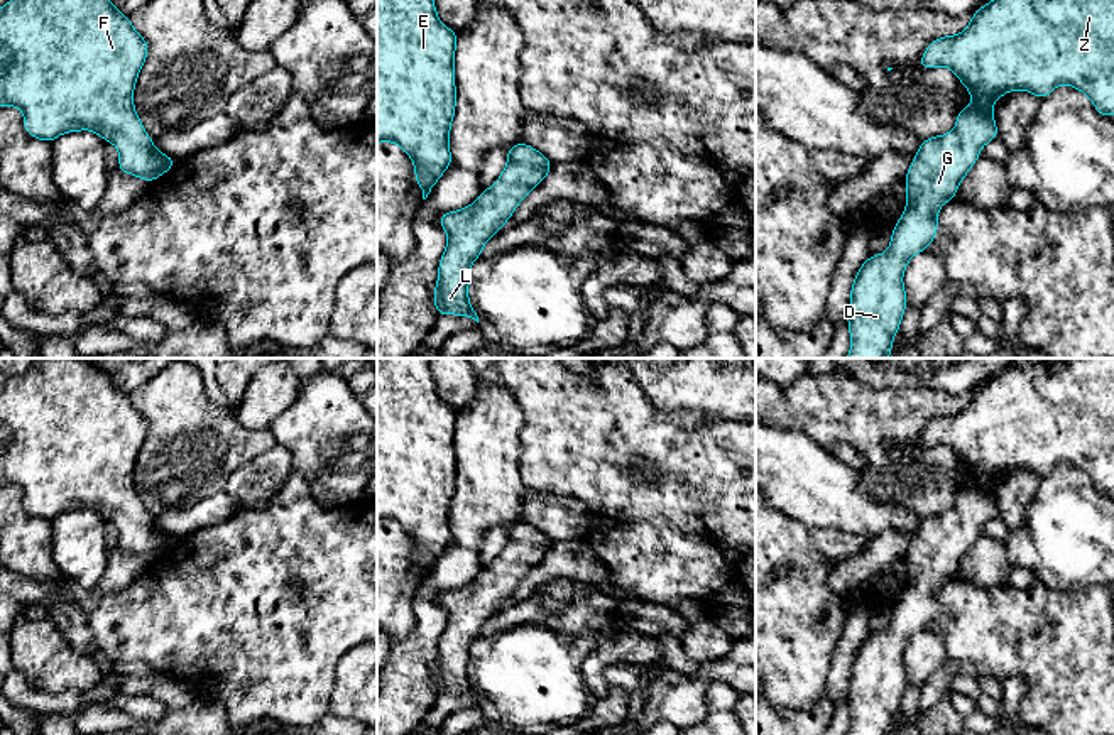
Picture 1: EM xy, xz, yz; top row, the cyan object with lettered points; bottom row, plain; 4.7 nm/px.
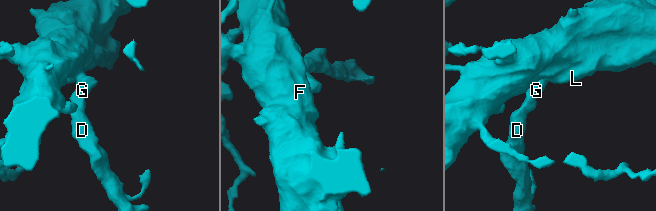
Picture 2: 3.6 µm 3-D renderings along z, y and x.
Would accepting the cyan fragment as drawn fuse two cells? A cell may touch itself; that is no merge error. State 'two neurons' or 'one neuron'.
one neuron

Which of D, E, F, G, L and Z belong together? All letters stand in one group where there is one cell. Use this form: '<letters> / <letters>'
D E F G L Z

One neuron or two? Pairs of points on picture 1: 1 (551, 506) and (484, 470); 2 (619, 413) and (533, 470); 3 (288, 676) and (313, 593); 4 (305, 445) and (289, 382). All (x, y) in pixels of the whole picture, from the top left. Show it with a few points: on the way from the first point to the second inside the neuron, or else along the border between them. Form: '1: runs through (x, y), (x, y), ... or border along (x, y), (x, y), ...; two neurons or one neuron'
1: border along (524, 487), (518, 517); two neurons
2: runs through (597, 435), (594, 438), (578, 438), (555, 457); one neuron
3: runs through (288, 656), (288, 619), (293, 614); one neuron
4: border along (313, 375), (267, 428); two neurons

